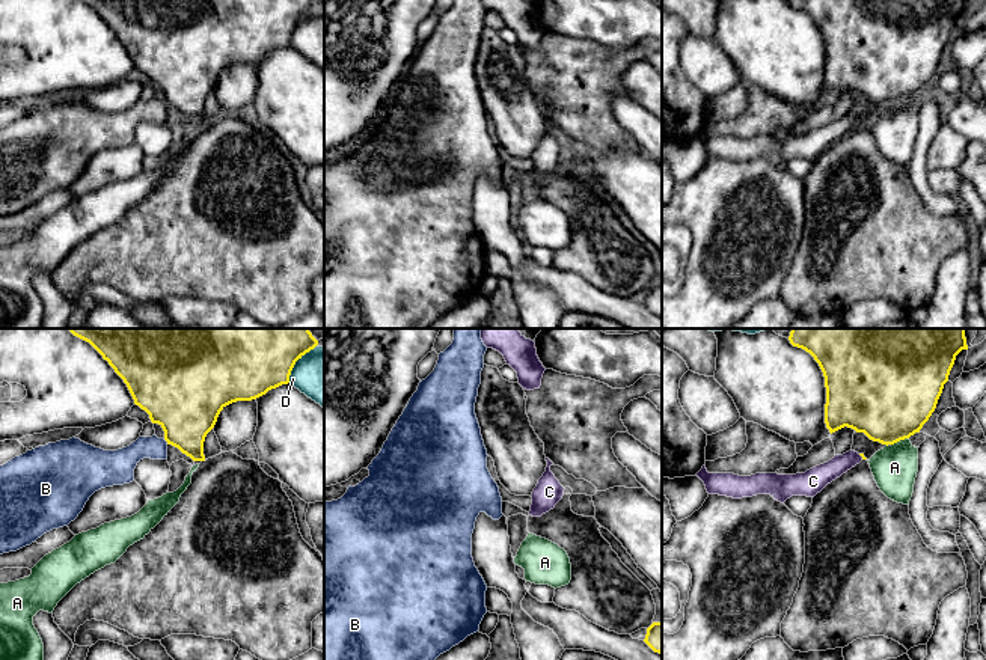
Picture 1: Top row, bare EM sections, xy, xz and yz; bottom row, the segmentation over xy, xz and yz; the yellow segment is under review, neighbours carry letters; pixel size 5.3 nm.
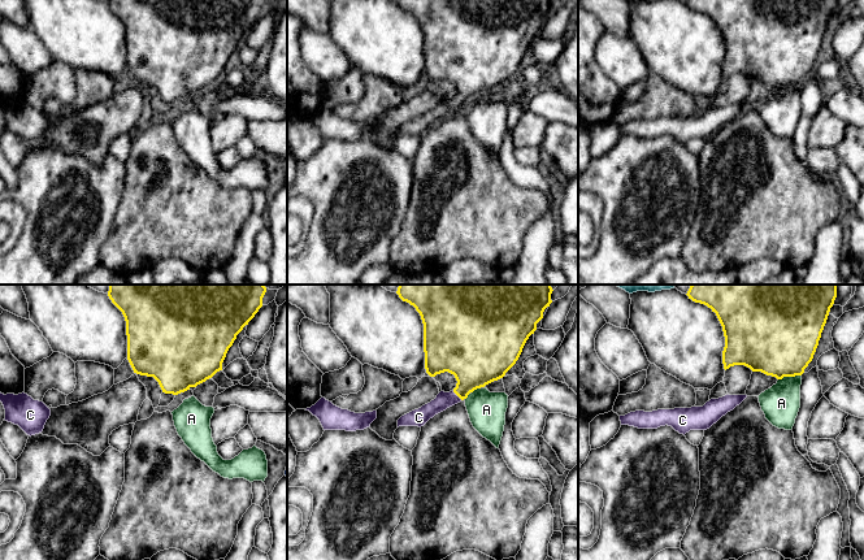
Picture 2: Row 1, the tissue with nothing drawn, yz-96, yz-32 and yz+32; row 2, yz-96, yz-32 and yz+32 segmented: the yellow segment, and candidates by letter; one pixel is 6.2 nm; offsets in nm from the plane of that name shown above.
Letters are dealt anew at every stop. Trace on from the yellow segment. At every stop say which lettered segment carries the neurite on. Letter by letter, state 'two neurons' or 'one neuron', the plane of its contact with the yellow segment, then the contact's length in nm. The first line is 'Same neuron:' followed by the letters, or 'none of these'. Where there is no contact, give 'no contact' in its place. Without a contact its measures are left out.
Same neuron: C
A: two neurons; contact in yz; length 100 nm
B: two neurons; contact in xy; length 40 nm
C: one neuron; contact in yz; length 40 nm
D: two neurons; contact in xy; length 260 nm

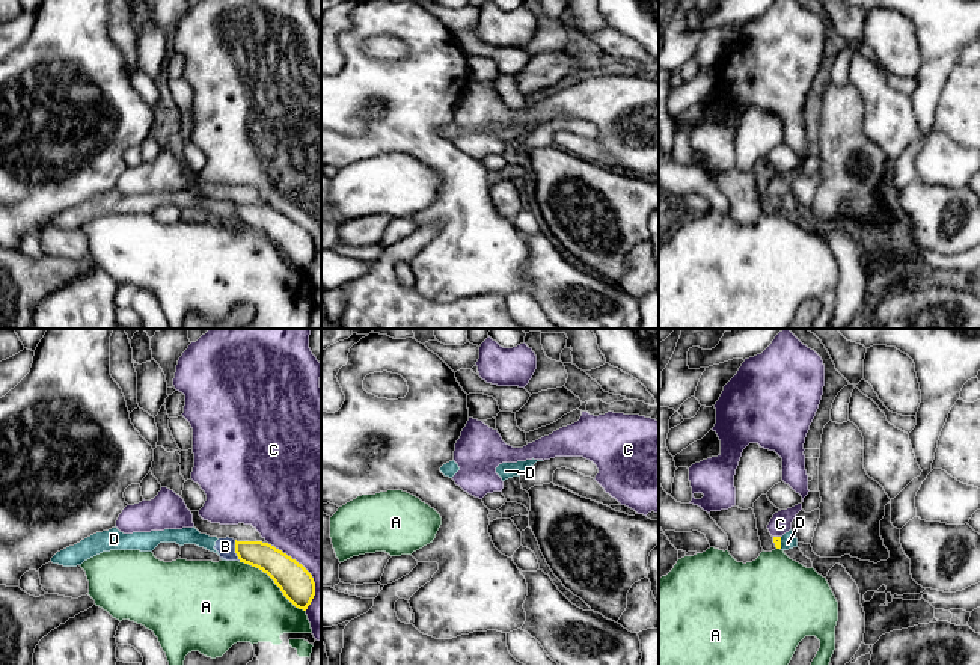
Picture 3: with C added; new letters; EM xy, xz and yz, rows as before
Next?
Same neuron: none of these
A: two neurons; contact in xy; length 440 nm
B: two neurons; contact in xy; length 120 nm
C: two neurons; contact in xy; length 420 nm
D: two neurons; contact in yz; length 60 nm

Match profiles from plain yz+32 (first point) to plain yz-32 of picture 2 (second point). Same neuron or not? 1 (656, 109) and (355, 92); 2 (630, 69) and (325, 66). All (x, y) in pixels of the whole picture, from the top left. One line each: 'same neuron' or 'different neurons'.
1: different neurons
2: same neuron

